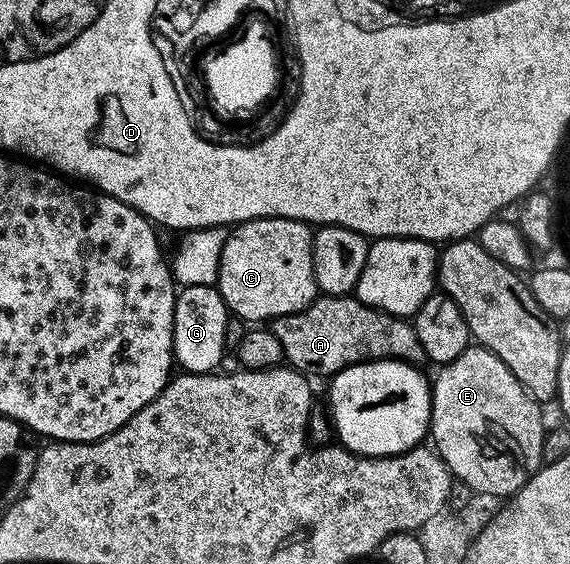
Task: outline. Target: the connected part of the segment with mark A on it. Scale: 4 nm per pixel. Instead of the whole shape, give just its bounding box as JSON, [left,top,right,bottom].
[269,295,427,379]

